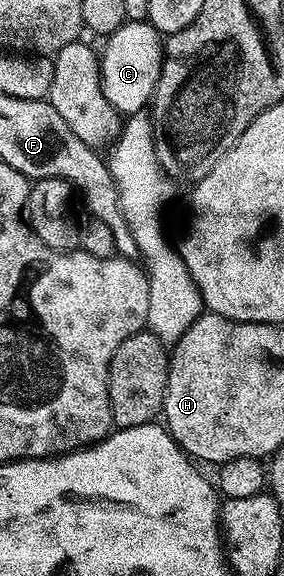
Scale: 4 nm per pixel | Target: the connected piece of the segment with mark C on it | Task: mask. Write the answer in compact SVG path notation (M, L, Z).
M126 20L117 31L106 34L104 41L107 42L98 58L101 91L105 99L121 115L144 112L151 104L151 96L155 94L157 79L161 75L164 38L148 20Z

